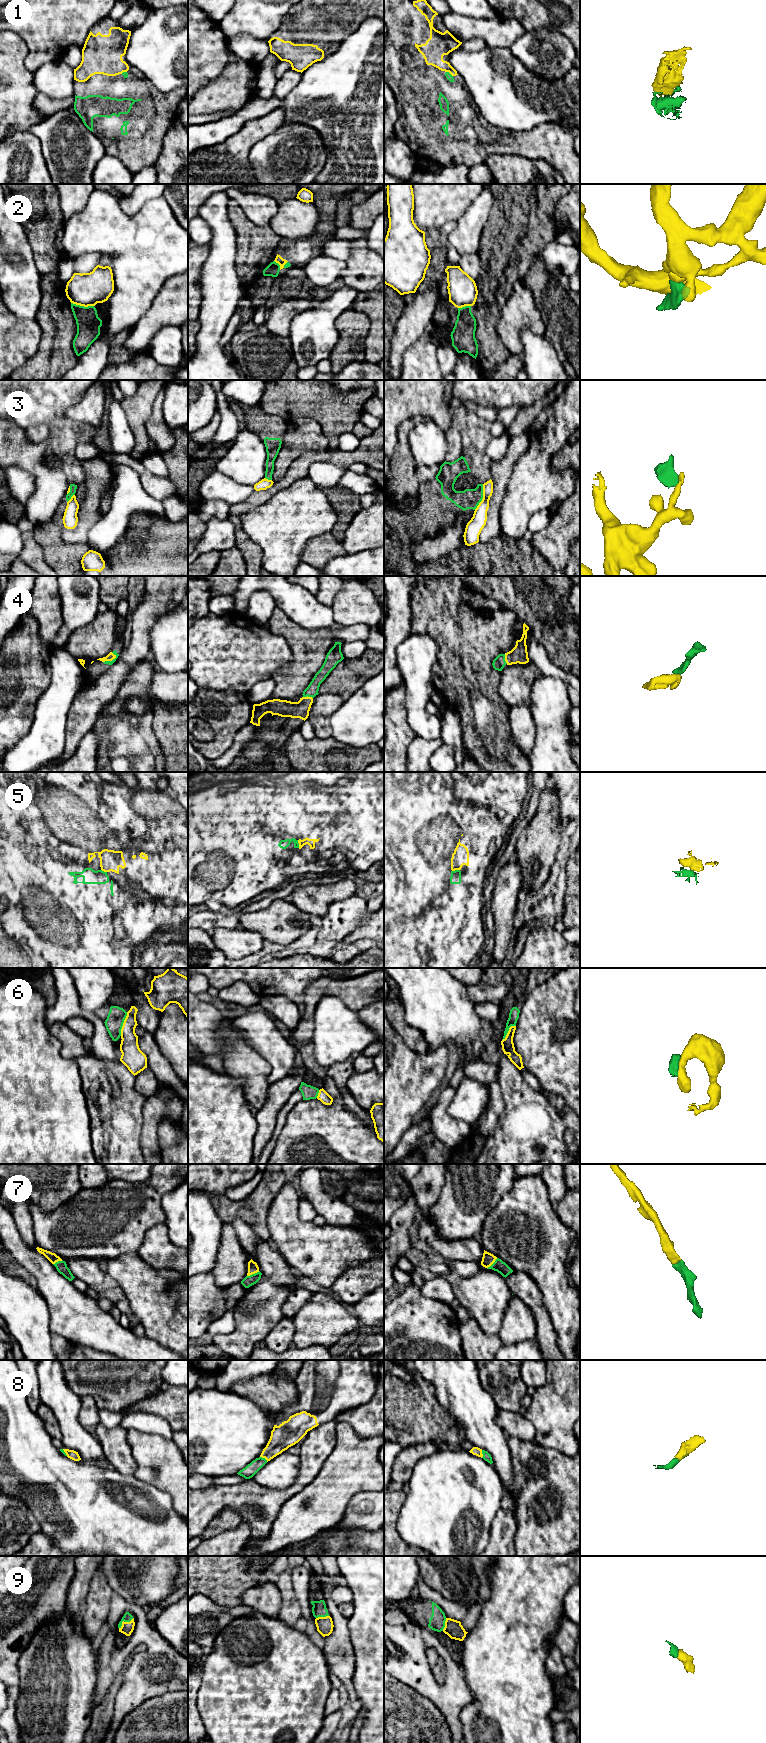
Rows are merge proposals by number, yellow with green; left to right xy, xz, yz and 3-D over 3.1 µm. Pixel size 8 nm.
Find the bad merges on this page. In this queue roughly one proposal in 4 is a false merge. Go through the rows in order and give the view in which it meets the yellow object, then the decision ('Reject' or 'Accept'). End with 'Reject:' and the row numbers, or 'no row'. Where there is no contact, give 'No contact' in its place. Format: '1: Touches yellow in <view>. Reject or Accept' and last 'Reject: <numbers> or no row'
1: Touches yellow in yz. Accept
2: Touches yellow in xy. Reject
3: Touches yellow in yz. Reject
4: Touches yellow in xy. Accept
5: Touches yellow in xz. Accept
6: Touches yellow in xy. Reject
7: Touches yellow in xz. Accept
8: Touches yellow in xz. Accept
9: Touches yellow in xy. Accept
Reject: 2, 3, 6

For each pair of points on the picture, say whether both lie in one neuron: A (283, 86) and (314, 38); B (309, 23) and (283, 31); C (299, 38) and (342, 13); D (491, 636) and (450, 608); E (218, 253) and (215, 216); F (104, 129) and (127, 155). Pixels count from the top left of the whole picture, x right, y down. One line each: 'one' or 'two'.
A: two
B: one
C: one
D: one
E: one
F: one

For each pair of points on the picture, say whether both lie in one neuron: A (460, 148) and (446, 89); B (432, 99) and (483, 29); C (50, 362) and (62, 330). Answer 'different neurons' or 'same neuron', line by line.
A: same neuron
B: different neurons
C: same neuron

